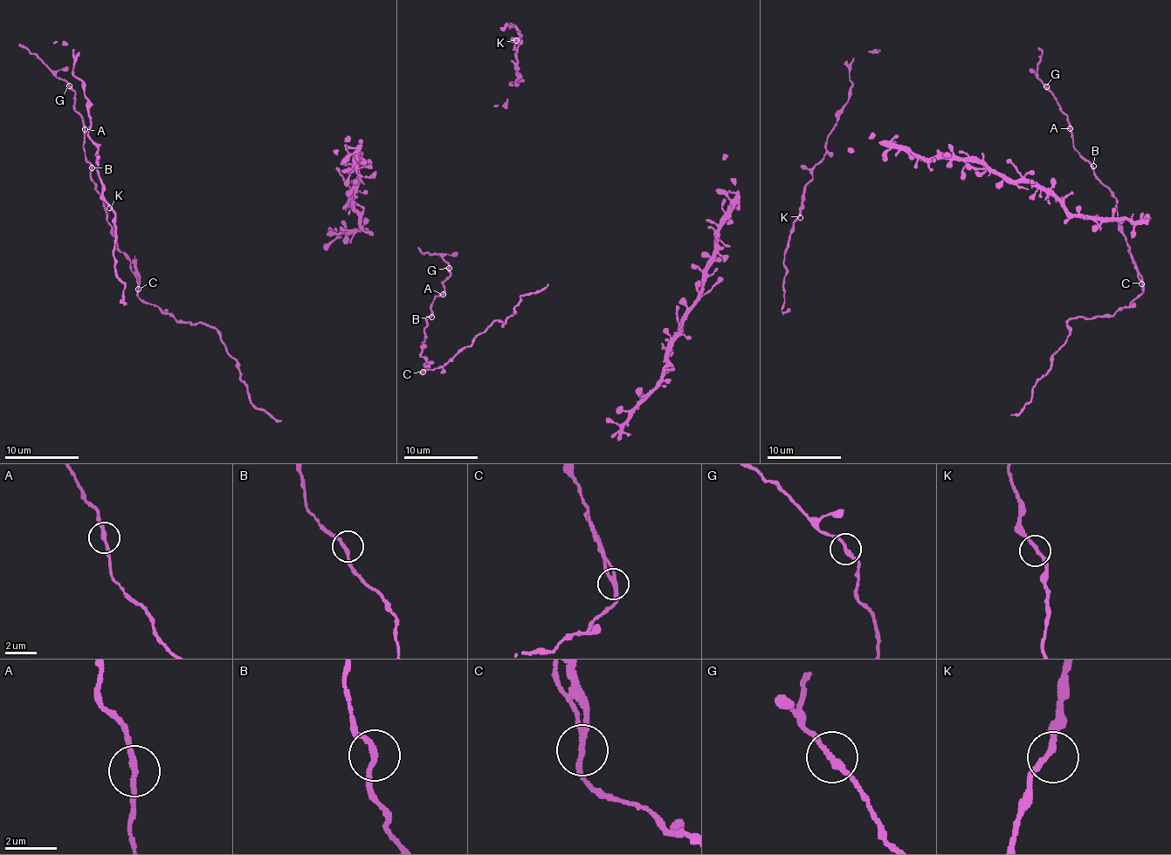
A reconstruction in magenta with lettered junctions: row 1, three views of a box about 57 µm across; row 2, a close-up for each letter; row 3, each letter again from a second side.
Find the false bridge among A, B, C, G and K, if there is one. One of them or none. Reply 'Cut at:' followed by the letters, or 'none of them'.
Cut at: C

